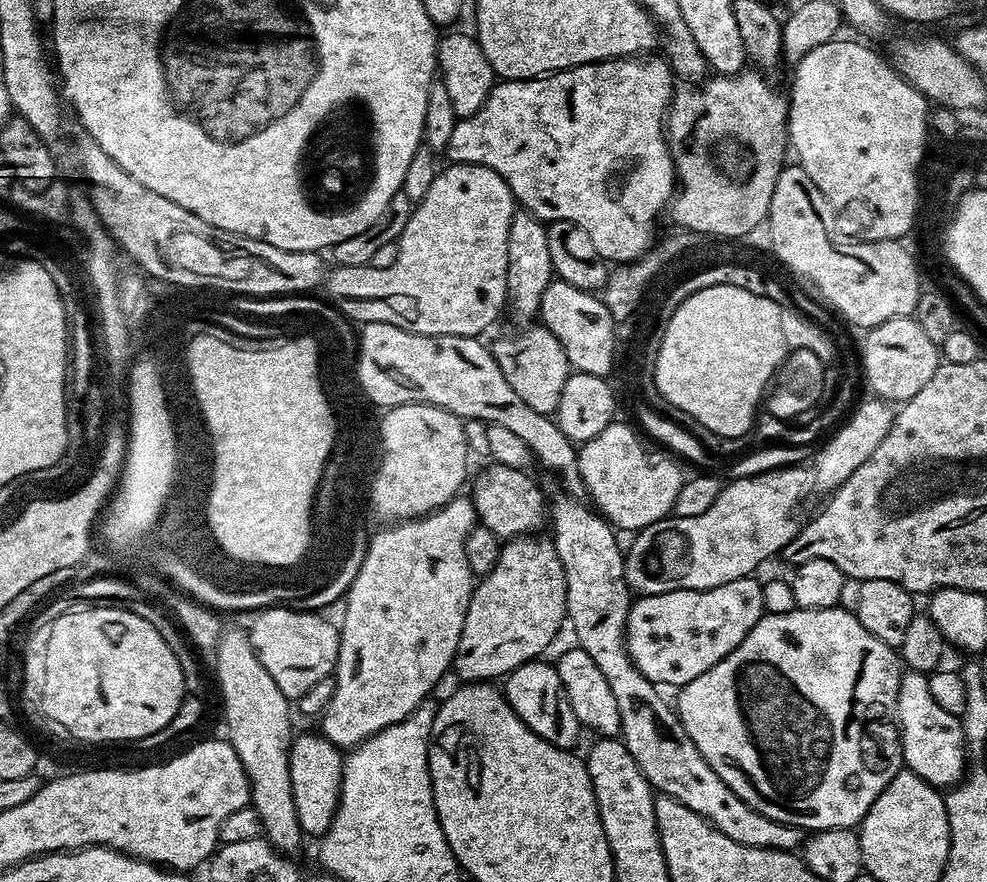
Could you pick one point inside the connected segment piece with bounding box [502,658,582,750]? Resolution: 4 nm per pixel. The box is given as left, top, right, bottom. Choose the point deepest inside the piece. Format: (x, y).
(534, 691)

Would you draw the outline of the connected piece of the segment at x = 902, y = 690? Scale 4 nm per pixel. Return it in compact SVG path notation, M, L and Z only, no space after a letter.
M908 670L901 675L895 717L907 771L918 774L918 778L941 790L951 789L964 779L966 741L961 717L938 706L937 700L930 694L930 682L925 673Z

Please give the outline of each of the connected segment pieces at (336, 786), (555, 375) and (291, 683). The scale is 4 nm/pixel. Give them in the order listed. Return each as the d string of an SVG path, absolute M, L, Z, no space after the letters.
M308 732L305 736L297 735L293 739L292 748L288 751L288 769L300 831L305 837L319 838L326 830L330 830L330 822L334 822L334 814L340 801L344 756L341 749L331 744L323 734L313 732Z
M536 322L531 326L520 326L517 332L508 332L490 344L490 351L502 374L506 374L506 382L514 389L514 394L530 410L538 410L544 416L552 416L558 406L558 398L562 398L562 386L566 386L570 375L570 365L558 338L550 334L543 323Z
M268 606L255 613L256 621L247 629L258 662L274 678L278 690L289 698L306 694L318 678L333 675L340 649L340 633L335 623L323 620L315 611L297 610L292 606Z

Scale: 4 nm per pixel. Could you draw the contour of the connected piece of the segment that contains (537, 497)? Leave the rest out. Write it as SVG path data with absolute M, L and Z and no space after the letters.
M495 462L472 484L470 495L476 508L477 521L495 536L515 538L540 530L546 524L546 496L523 468L511 468Z

